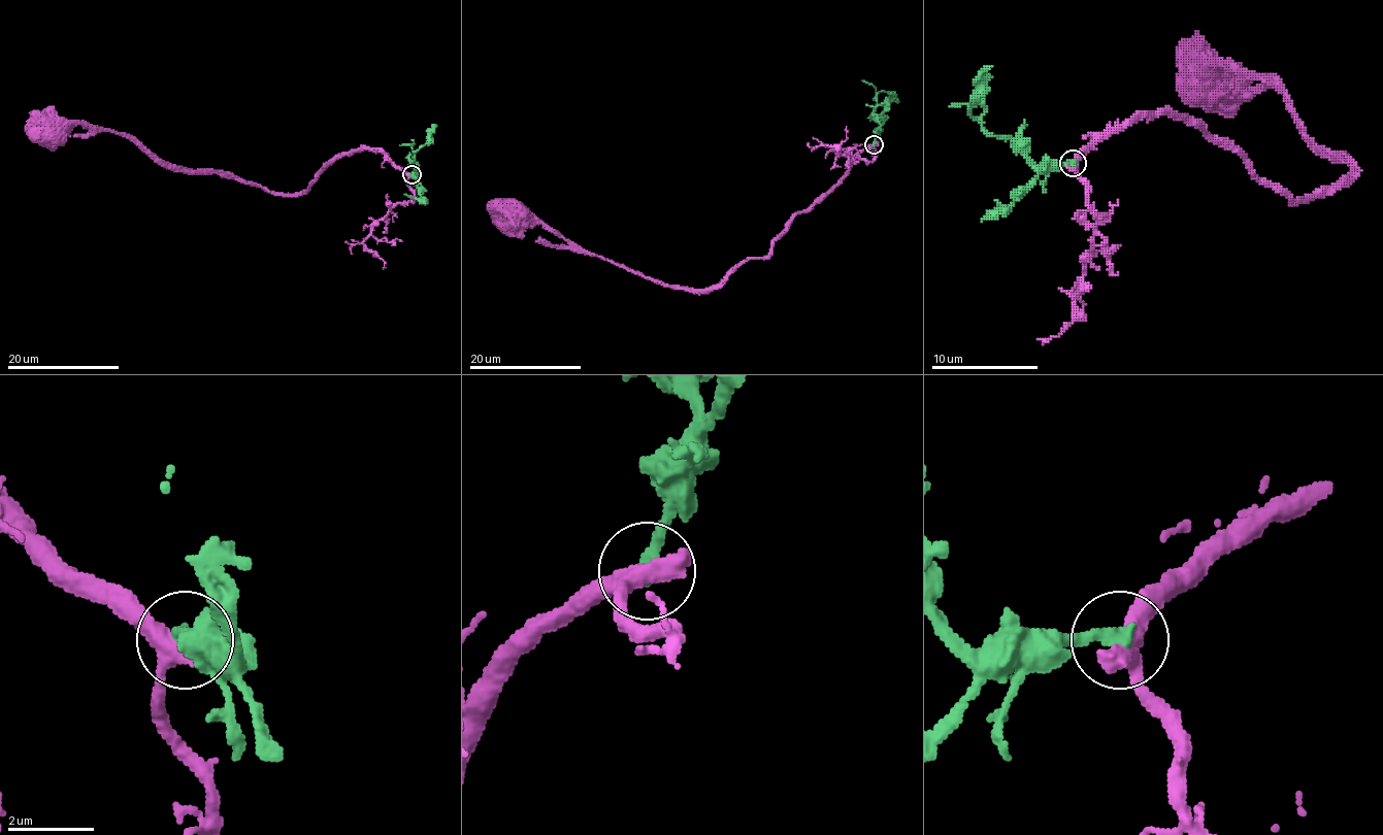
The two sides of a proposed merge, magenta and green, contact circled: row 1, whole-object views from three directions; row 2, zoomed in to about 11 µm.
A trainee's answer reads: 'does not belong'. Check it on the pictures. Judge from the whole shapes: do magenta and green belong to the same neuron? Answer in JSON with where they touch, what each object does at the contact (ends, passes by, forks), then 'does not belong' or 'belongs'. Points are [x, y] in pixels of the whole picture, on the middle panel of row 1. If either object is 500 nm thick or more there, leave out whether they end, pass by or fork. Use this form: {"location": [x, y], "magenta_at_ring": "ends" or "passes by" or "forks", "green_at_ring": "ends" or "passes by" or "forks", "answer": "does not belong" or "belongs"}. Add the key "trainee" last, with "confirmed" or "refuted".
{"location": [874, 144], "magenta_at_ring": "passes by", "green_at_ring": "ends", "answer": "does not belong", "trainee": "confirmed"}

